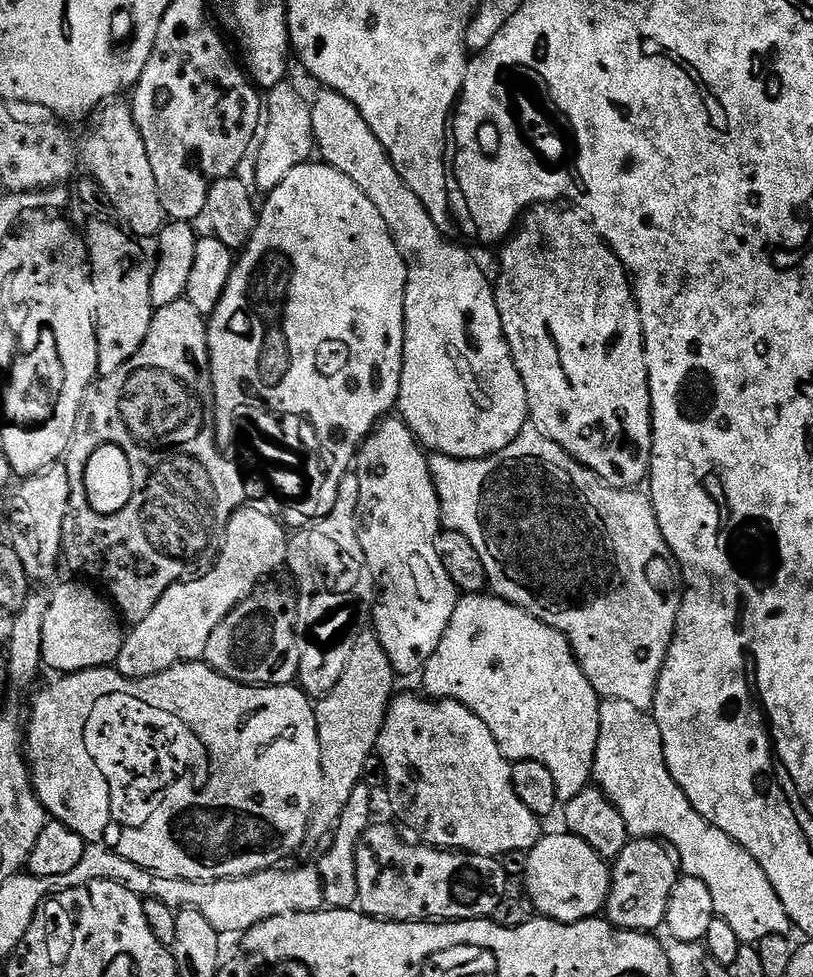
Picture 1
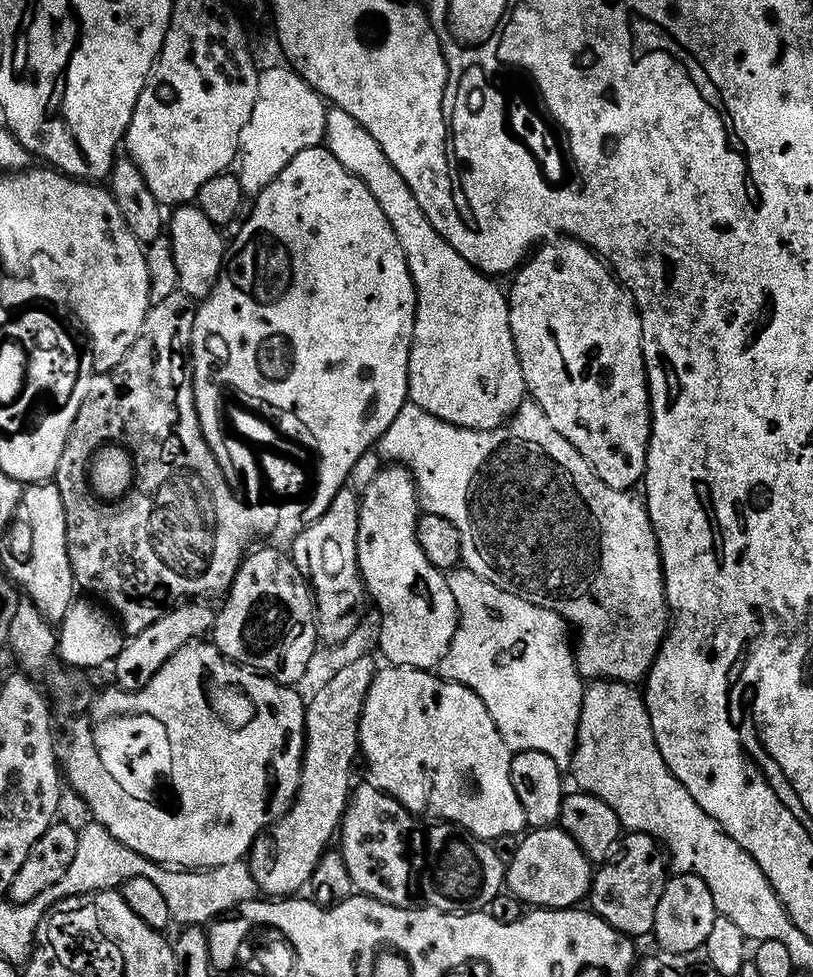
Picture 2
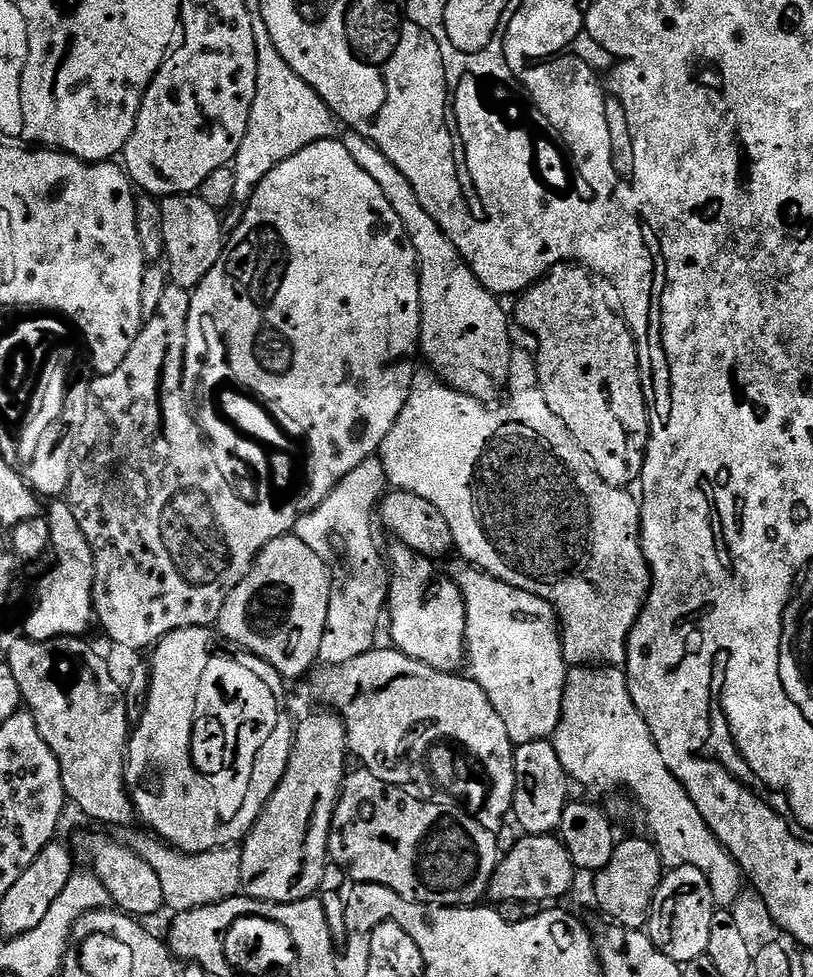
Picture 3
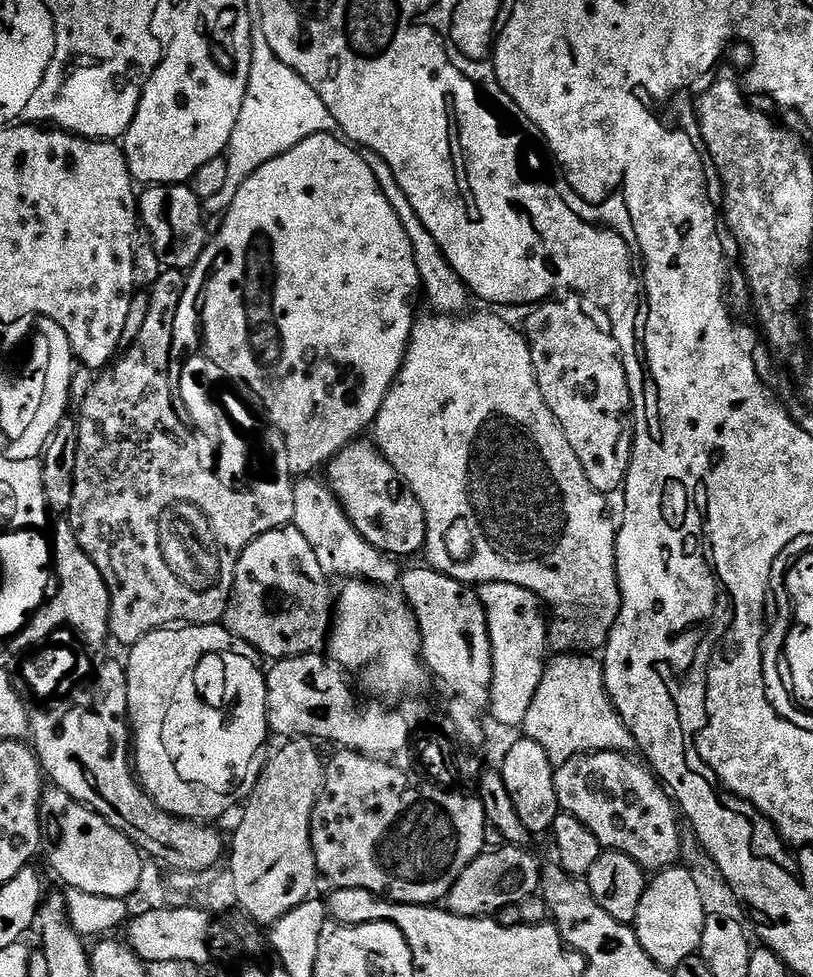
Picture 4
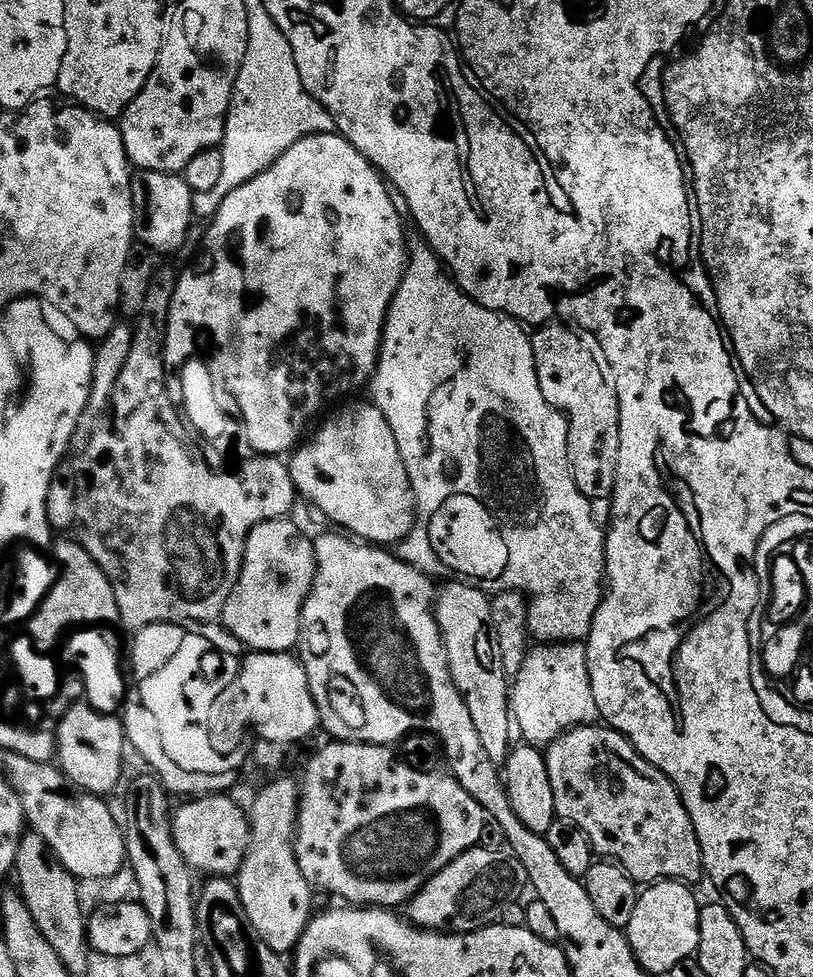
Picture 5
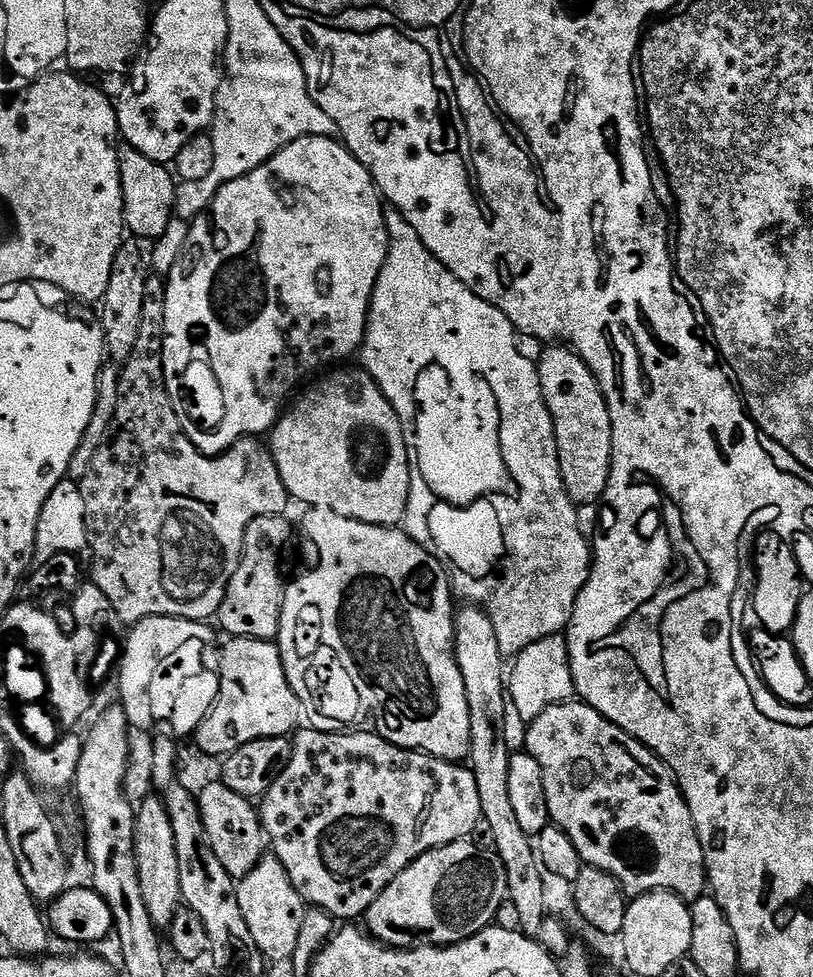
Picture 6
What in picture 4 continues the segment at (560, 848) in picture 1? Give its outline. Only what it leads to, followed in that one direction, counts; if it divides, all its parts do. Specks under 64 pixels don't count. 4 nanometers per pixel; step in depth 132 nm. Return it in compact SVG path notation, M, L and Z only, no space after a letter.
M505 846L480 853L454 882L452 891L446 897L447 907L455 916L491 917L502 906L519 904L522 898L540 892L542 875L541 861L536 861L524 846Z

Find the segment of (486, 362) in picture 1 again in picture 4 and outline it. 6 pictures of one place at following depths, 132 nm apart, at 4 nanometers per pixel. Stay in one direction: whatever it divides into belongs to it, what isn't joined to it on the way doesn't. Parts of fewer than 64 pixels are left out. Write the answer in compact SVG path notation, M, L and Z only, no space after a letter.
M365 148L363 149L362 155L366 166L370 166L370 170L382 190L382 194L386 194L390 206L394 206L394 210L398 214L400 221L404 224L406 234L414 246L416 265L418 266L423 295L428 295L428 300L436 307L433 309L435 309L437 313L463 313L465 309L467 309L464 307L467 306L468 300L470 301L469 290L467 286L460 281L458 274L450 266L448 259L442 254L438 242L434 242L434 234L430 234L430 230L426 230L426 226L422 226L422 218L418 218L414 206L410 206L410 198L406 198L406 194L402 194L402 186L398 186L398 178L394 178L394 170L390 170L386 158L382 158L382 154L374 154L374 150Z

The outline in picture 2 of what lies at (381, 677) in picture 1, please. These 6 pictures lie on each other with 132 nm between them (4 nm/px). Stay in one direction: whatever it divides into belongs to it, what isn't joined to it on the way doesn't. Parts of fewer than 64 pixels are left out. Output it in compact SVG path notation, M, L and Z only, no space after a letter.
M360 656L349 664L344 664L320 689L313 700L306 704L304 726L306 729L306 747L304 753L304 769L300 779L300 792L296 801L286 815L272 825L263 836L256 839L256 844L250 853L250 867L252 877L256 880L257 889L268 898L292 898L304 887L312 883L312 876L318 870L320 860L329 851L328 843L333 843L338 829L341 827L345 812L348 811L348 802L354 791L354 779L351 766L360 750L360 719L366 706L366 698L370 694L370 686L374 682L378 664L368 656Z

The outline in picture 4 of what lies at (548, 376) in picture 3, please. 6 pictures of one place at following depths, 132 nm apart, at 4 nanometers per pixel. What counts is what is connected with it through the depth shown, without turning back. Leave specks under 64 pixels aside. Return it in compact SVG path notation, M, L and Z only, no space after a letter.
M549 298L535 305L529 311L532 313L529 314L524 328L522 327L528 348L532 352L538 386L546 398L546 406L550 406L570 446L574 446L574 454L578 454L578 462L582 462L582 470L586 470L586 478L590 478L590 486L605 494L619 493L623 489L624 479L628 476L634 439L632 395L624 361L620 359L620 347L616 345L616 339L613 338L611 331L604 329L603 332L584 313L579 299L560 299L564 298Z

